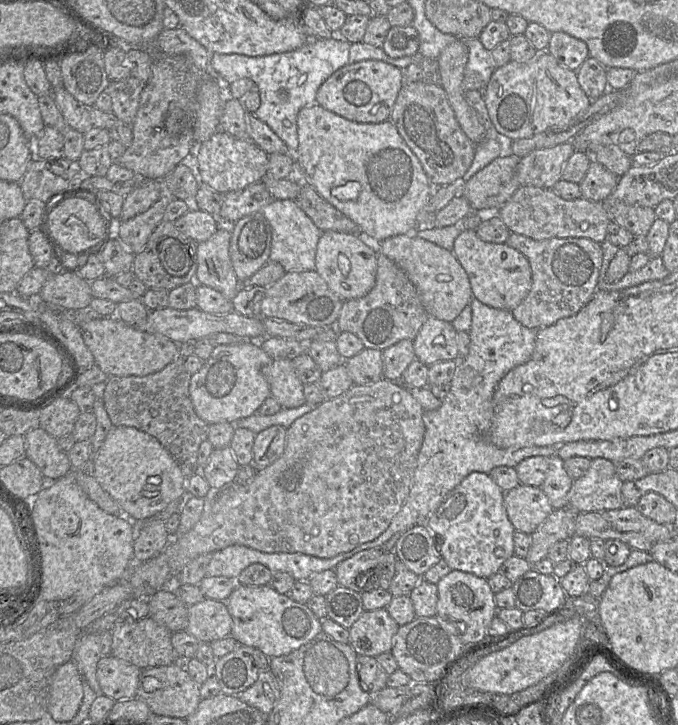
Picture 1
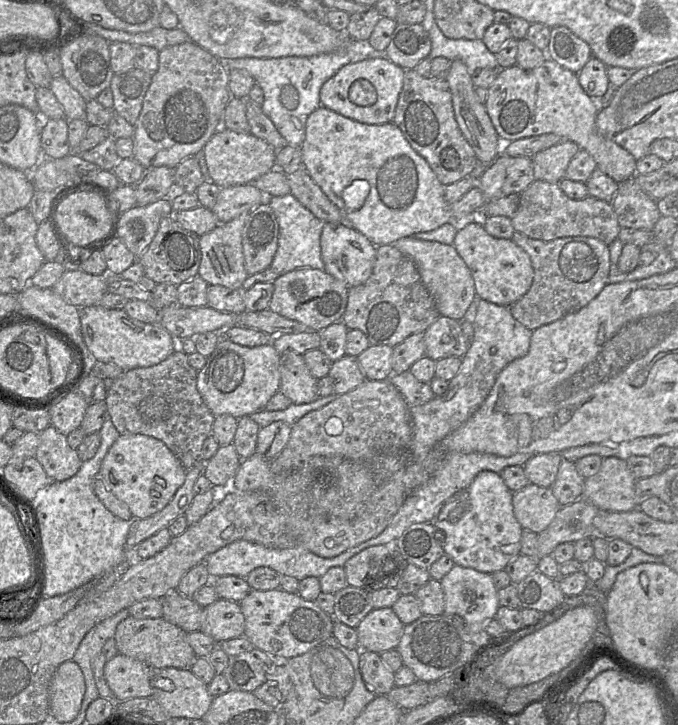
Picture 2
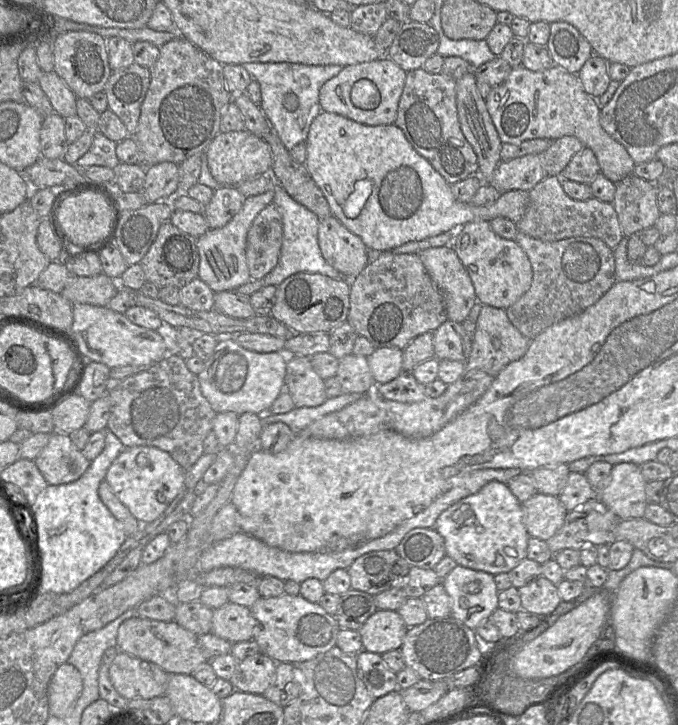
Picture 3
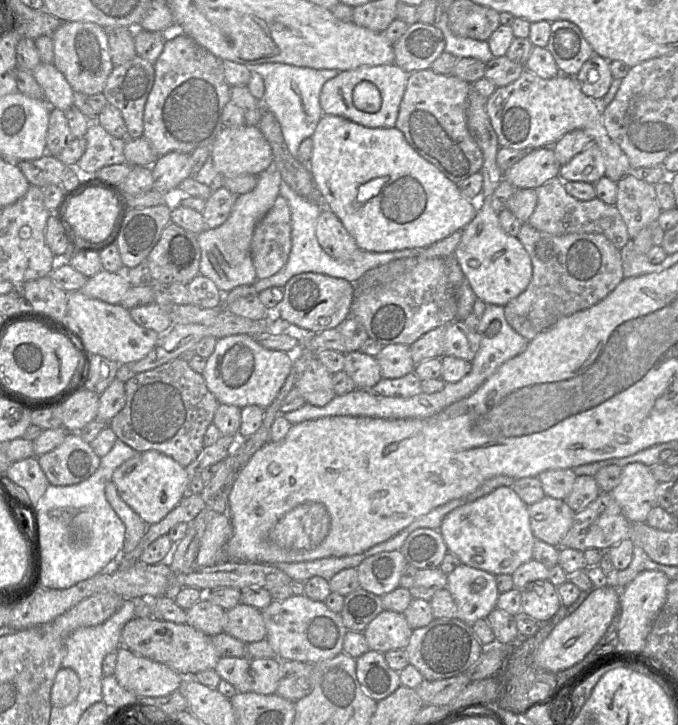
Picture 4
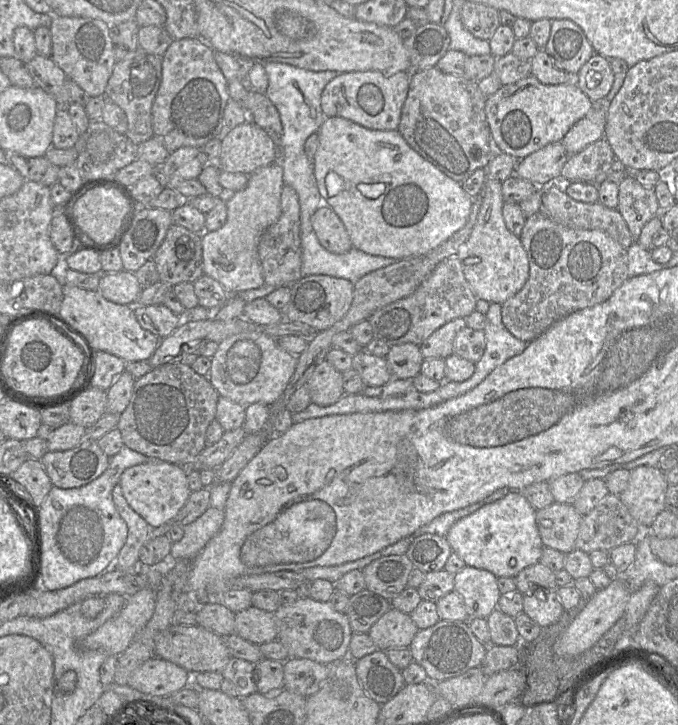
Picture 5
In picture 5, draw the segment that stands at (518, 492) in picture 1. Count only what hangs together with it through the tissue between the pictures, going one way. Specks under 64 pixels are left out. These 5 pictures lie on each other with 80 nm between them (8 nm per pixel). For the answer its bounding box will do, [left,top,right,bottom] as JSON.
[536,502,582,554]

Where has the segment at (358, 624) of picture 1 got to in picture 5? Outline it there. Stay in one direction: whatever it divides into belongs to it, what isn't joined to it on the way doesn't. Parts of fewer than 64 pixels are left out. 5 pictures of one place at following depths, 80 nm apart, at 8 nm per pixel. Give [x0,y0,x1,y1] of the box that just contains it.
[367,608,419,650]

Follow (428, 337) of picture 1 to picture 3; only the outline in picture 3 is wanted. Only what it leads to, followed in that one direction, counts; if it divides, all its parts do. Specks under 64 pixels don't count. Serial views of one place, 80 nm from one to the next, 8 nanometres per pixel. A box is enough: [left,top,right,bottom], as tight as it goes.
[433,320,472,362]

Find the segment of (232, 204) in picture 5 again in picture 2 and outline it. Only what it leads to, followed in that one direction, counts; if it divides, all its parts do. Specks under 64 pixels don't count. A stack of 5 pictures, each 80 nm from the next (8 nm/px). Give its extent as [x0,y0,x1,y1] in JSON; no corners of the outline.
[198,213,249,289]

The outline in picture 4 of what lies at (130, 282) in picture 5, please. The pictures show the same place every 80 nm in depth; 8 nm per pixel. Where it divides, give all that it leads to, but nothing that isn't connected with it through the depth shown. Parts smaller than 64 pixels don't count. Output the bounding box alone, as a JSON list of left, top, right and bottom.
[79,269,131,304]

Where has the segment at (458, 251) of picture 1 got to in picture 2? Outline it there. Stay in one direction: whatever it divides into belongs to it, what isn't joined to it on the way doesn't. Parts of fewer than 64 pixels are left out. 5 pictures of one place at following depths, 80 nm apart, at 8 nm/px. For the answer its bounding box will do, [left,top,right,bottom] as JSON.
[453,222,534,307]

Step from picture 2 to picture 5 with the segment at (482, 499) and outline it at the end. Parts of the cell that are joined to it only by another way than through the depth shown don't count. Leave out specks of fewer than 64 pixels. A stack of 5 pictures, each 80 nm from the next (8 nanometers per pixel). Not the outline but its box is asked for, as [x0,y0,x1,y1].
[446,490,544,578]

